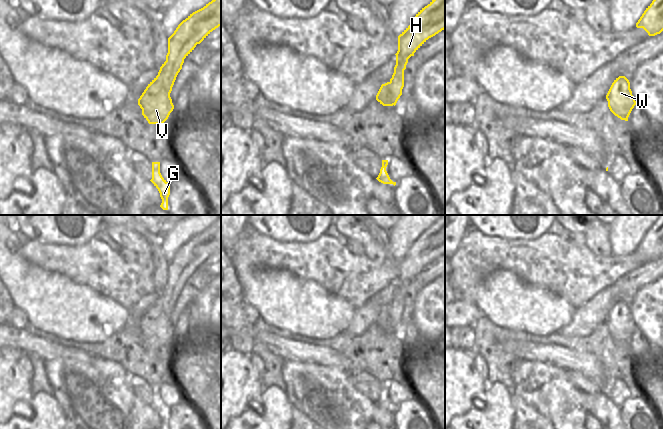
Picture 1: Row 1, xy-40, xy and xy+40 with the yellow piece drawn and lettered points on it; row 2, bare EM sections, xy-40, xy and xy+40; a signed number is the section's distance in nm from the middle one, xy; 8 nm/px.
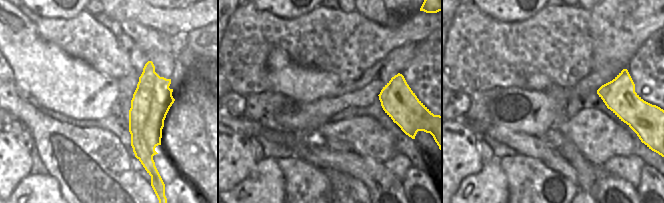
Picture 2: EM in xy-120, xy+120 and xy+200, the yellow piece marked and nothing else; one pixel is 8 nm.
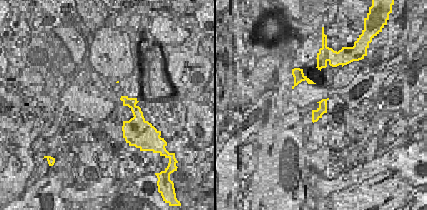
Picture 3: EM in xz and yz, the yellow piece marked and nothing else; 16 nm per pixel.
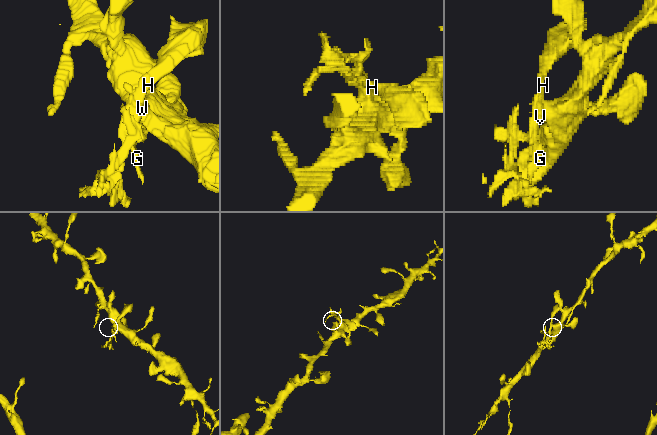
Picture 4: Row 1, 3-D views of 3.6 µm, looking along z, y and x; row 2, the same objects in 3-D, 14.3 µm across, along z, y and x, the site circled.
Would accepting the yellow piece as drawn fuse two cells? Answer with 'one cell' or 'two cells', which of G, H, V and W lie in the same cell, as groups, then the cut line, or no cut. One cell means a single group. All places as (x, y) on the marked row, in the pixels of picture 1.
two cells; G H V / W; cut in xy along (389, 82), (389, 94), (393, 104)

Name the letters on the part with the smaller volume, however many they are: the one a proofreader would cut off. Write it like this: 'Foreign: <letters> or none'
Foreign: G, H, V

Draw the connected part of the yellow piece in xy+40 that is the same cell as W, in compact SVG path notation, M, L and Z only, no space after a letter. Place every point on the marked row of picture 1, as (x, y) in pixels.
M619 76L614 80L606 99L610 111L621 120L628 121L636 101L630 89L630 82L625 76Z

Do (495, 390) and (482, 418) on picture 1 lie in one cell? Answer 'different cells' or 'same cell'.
same cell

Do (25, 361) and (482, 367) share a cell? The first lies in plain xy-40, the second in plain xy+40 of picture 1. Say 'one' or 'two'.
one

